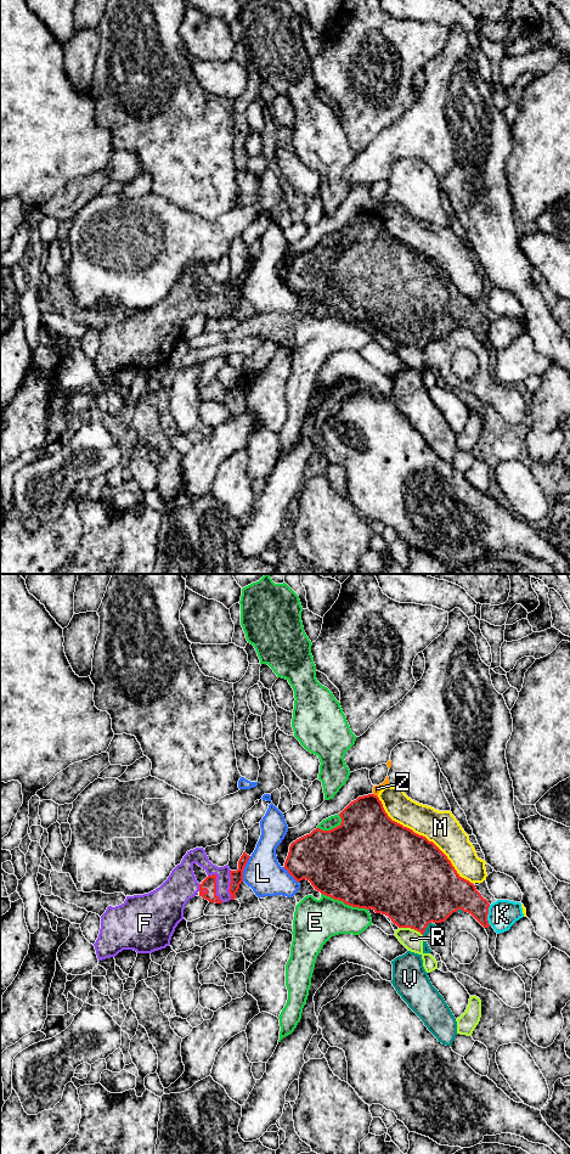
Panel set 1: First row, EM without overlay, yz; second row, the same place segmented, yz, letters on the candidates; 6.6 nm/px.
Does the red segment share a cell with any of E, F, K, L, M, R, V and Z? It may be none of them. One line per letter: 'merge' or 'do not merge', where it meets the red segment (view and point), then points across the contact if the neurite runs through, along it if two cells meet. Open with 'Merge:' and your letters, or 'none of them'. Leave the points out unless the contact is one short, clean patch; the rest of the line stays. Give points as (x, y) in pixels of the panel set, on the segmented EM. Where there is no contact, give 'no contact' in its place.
Merge: F
E: do not merge; meets red in yz at (344, 902)
F: merge; meets red in yz at (215, 884)
K: do not merge; meets red in yz at (486, 916)
L: do not merge; meets red in yz at (243, 868)
M: do not merge; meets red in yz at (424, 837)
R: do not merge; meets red in yz at (411, 928); border along yz (399, 927), (413, 928), (422, 935)
V: do not merge; meets red in yz at (425, 927)
Z: do not merge; meets red in yz at (376, 795); border along yz (373, 793), (377, 797)

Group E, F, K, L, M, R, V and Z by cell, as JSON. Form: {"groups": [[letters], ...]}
{"groups": [["E"], ["F"], ["K"], ["L"], ["M"], ["R"], ["V"], ["Z"]]}

